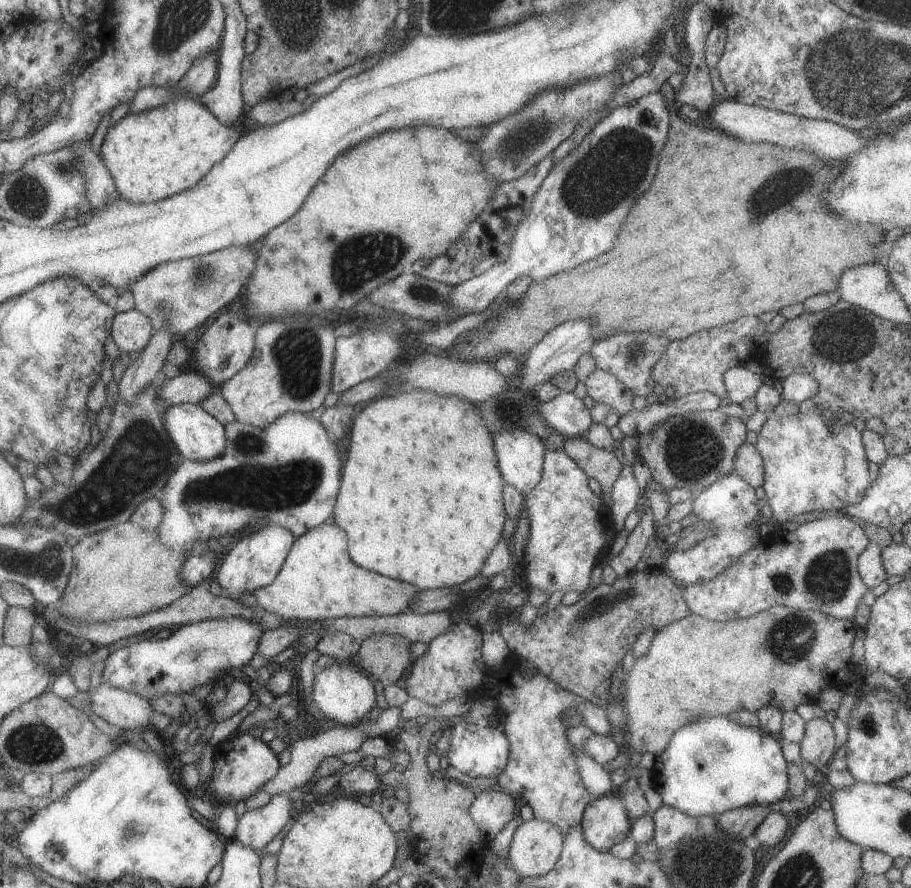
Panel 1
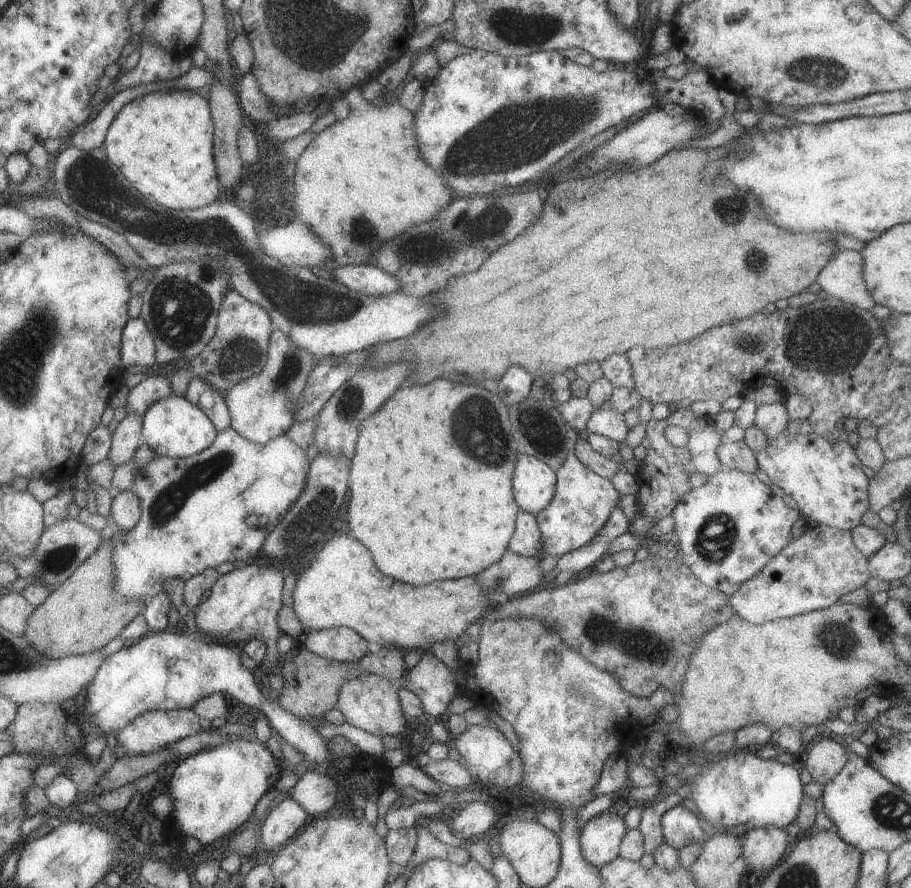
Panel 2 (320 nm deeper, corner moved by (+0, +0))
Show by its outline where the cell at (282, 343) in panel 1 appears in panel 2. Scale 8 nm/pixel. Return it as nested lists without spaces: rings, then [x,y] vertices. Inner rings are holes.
[[[273,328],[268,344],[265,366],[245,380],[237,382],[231,389],[223,391],[225,406],[229,411],[230,427],[247,442],[265,444],[269,438],[284,434],[293,424],[293,406],[301,400],[309,372],[315,366],[313,354],[301,346],[295,346],[281,329]]]

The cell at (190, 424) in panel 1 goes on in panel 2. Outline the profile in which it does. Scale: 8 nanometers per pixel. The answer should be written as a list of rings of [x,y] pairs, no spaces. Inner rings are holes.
[[[167,396],[145,409],[141,419],[141,434],[145,444],[157,456],[183,458],[193,456],[215,440],[216,430],[209,418],[185,397]]]

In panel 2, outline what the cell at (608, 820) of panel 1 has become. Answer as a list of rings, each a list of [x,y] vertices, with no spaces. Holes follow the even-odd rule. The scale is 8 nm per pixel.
[[[595,814],[581,829],[579,846],[583,858],[597,869],[612,862],[618,856],[621,840],[627,832],[627,826],[619,814]]]

